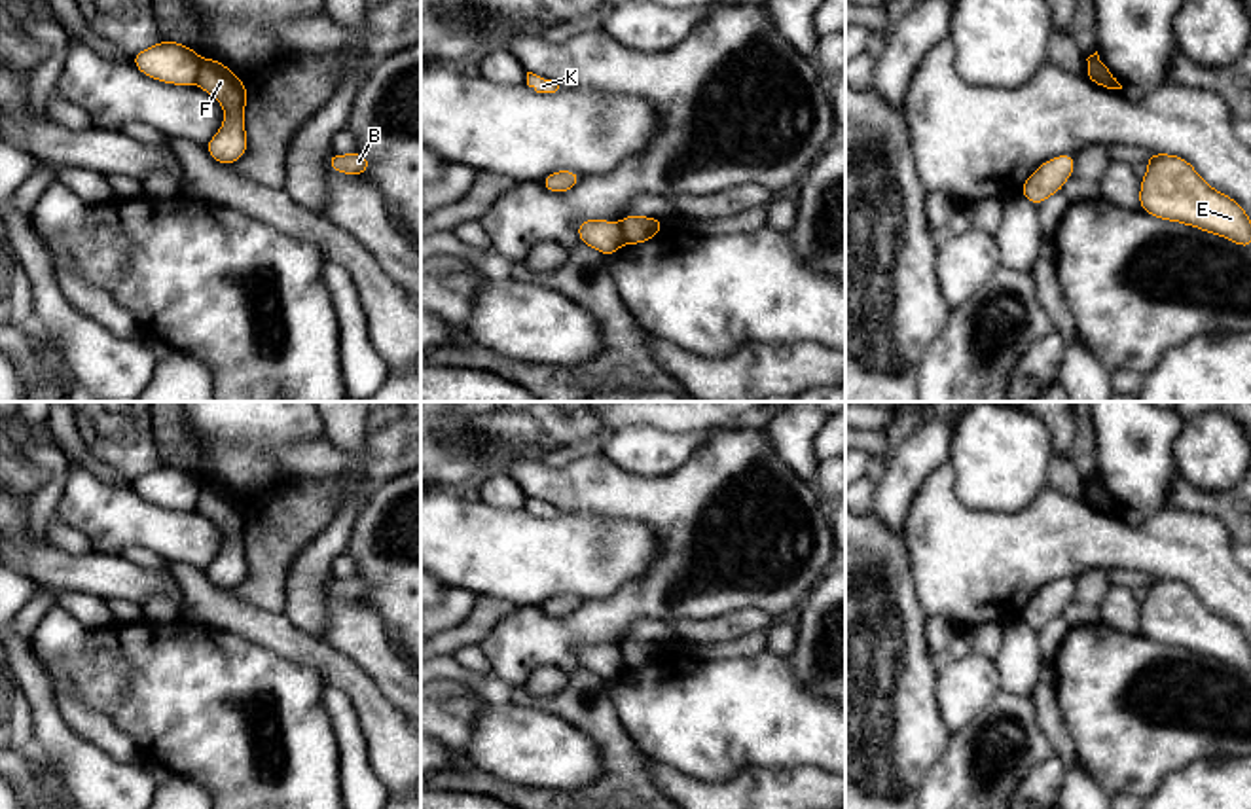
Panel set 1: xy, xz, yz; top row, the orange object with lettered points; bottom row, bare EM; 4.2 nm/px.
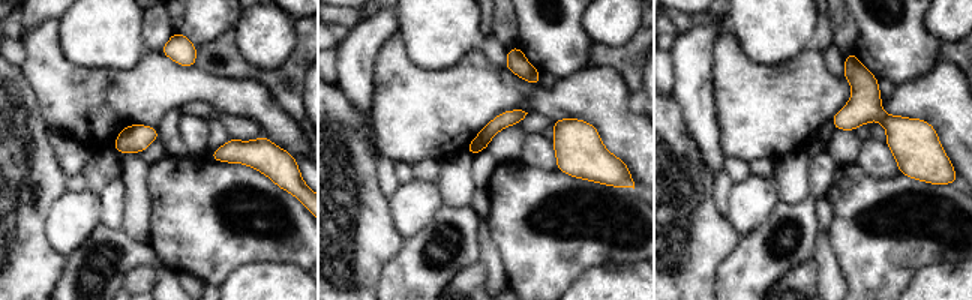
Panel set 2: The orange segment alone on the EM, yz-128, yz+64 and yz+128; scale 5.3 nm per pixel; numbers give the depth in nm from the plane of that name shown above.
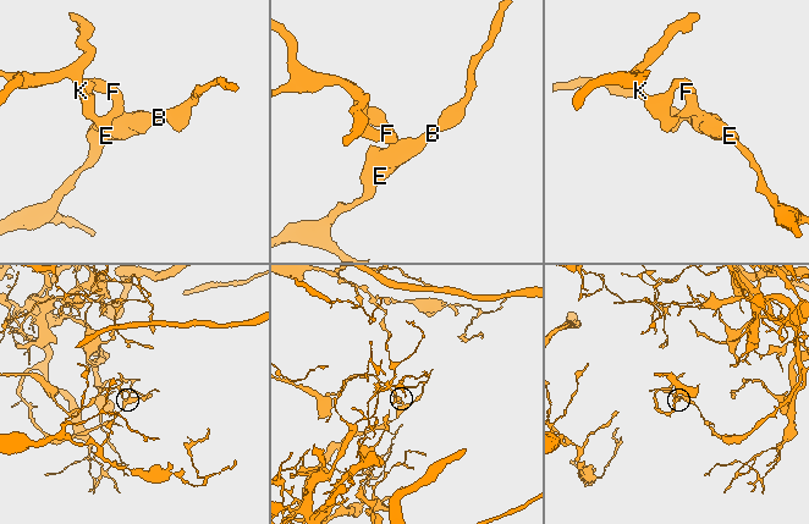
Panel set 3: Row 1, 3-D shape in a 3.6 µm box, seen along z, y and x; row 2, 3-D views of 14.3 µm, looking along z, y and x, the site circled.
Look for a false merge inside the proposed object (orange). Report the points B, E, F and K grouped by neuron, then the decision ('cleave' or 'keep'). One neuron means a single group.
groups B E F / K; cleave

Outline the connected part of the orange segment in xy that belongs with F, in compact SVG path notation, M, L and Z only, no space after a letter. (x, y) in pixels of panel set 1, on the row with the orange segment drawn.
M201 59L197 63L195 85L214 97L224 108L224 123L220 131L207 142L208 155L222 165L233 165L248 148L245 129L245 106L248 87L216 59Z

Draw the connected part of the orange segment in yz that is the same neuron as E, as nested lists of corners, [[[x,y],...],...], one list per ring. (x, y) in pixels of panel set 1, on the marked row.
[[[1171,153],[1147,155],[1139,208],[1251,248],[1251,220],[1232,197],[1213,189],[1196,169]]]

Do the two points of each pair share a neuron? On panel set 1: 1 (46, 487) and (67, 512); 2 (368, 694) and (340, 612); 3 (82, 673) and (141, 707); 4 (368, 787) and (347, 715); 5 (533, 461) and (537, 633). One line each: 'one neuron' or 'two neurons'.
1: two neurons
2: two neurons
3: one neuron
4: one neuron
5: one neuron

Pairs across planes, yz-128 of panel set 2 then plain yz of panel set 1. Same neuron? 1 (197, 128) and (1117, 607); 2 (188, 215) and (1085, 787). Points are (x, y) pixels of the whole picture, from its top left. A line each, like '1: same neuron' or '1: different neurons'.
1: same neuron
2: different neurons

